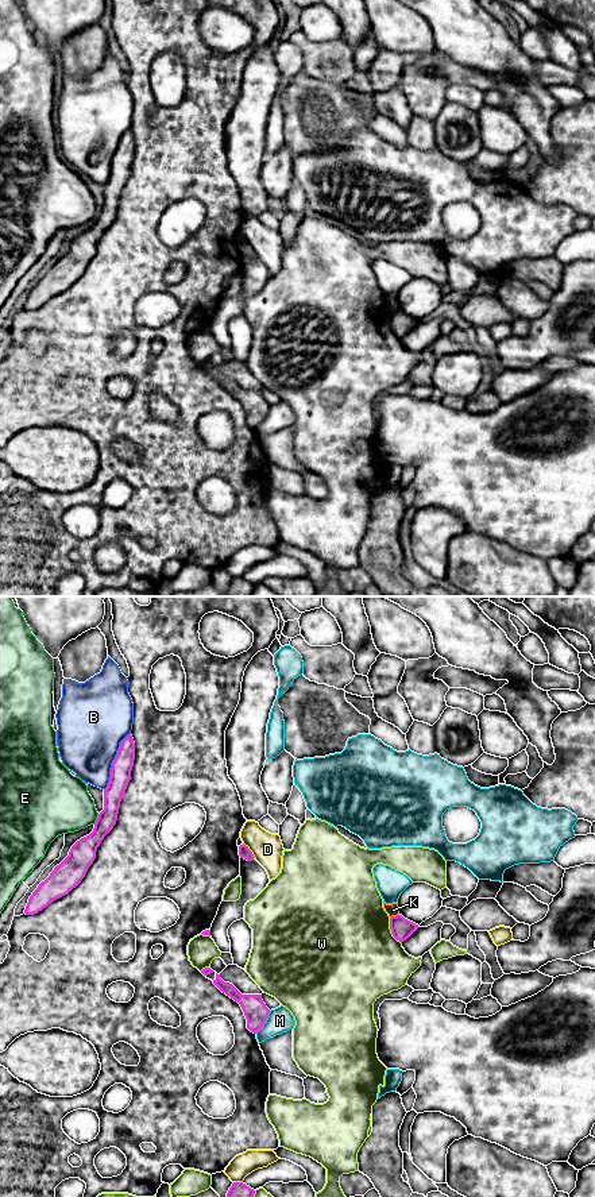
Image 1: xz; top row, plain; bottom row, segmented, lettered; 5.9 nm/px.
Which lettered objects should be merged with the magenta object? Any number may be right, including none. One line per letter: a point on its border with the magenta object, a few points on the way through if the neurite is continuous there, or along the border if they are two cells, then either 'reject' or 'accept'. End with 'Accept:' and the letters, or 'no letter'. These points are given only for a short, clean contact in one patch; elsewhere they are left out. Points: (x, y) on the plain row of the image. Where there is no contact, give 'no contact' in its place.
B: xz (114, 157) | reject
D: xz (250, 246) | reject
E: xz (97, 215) | reject
K: xz (394, 312) | along xz (398, 309), (390, 313) | reject
M: xz (265, 417) | reject
W: xz (391, 327) | reject
Accept: no letter

